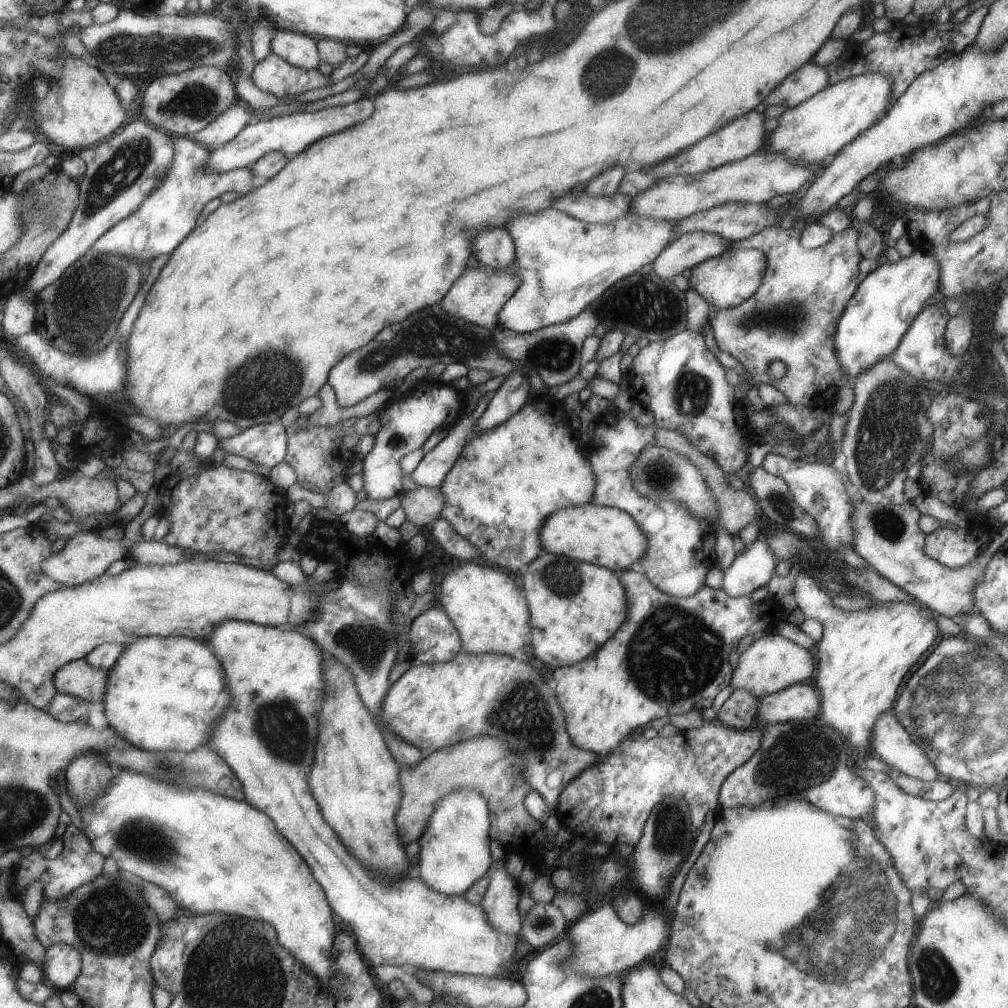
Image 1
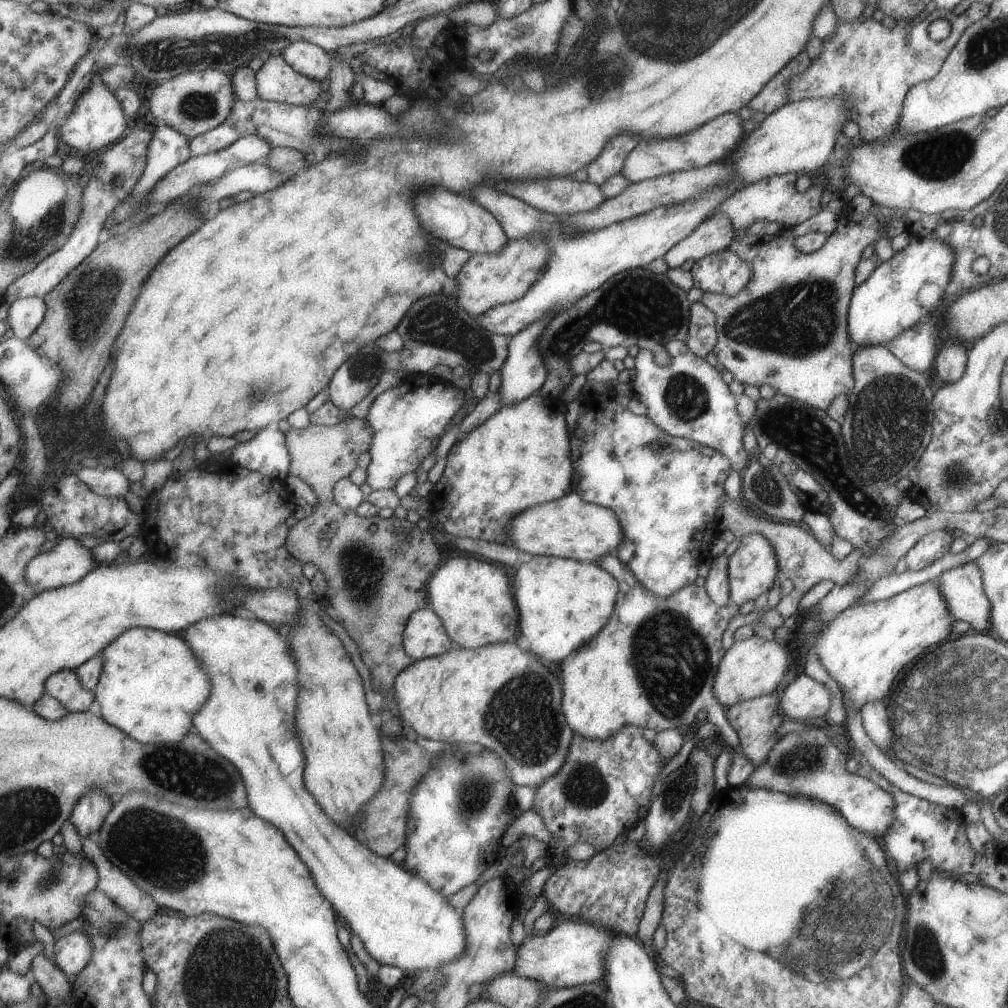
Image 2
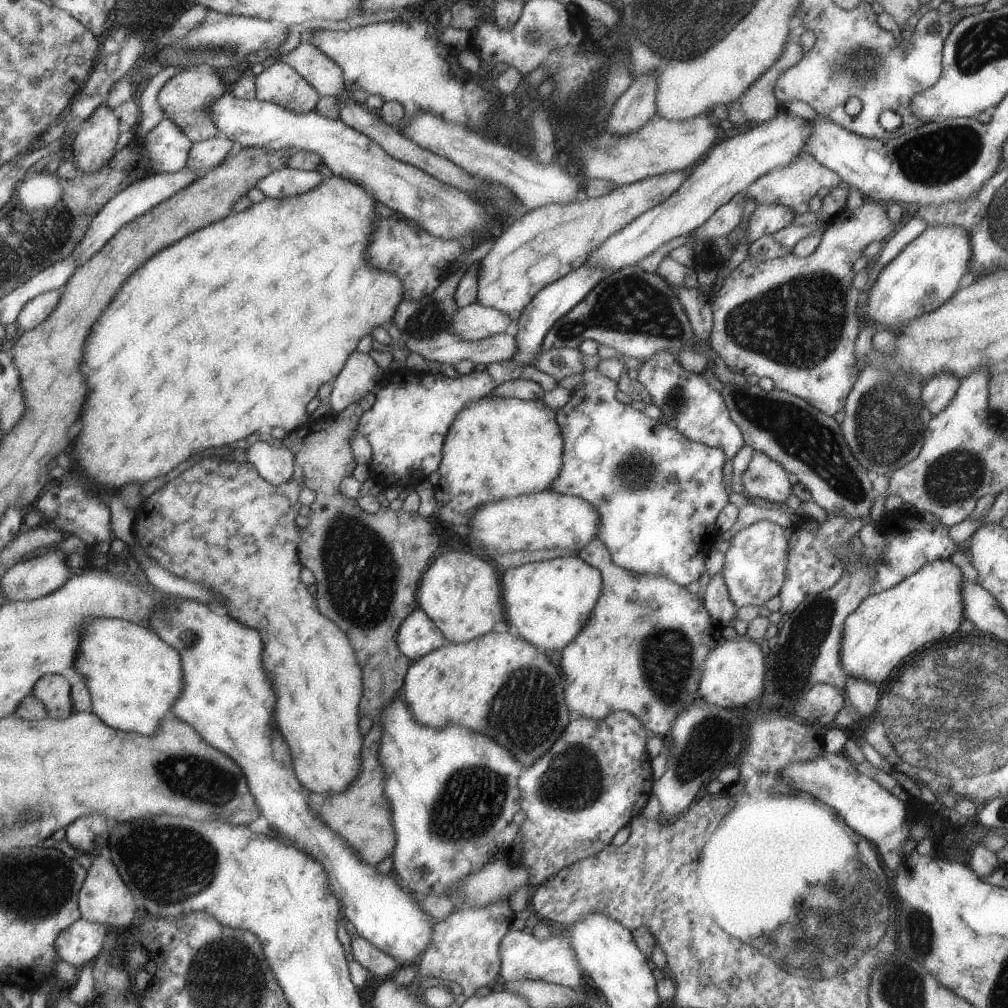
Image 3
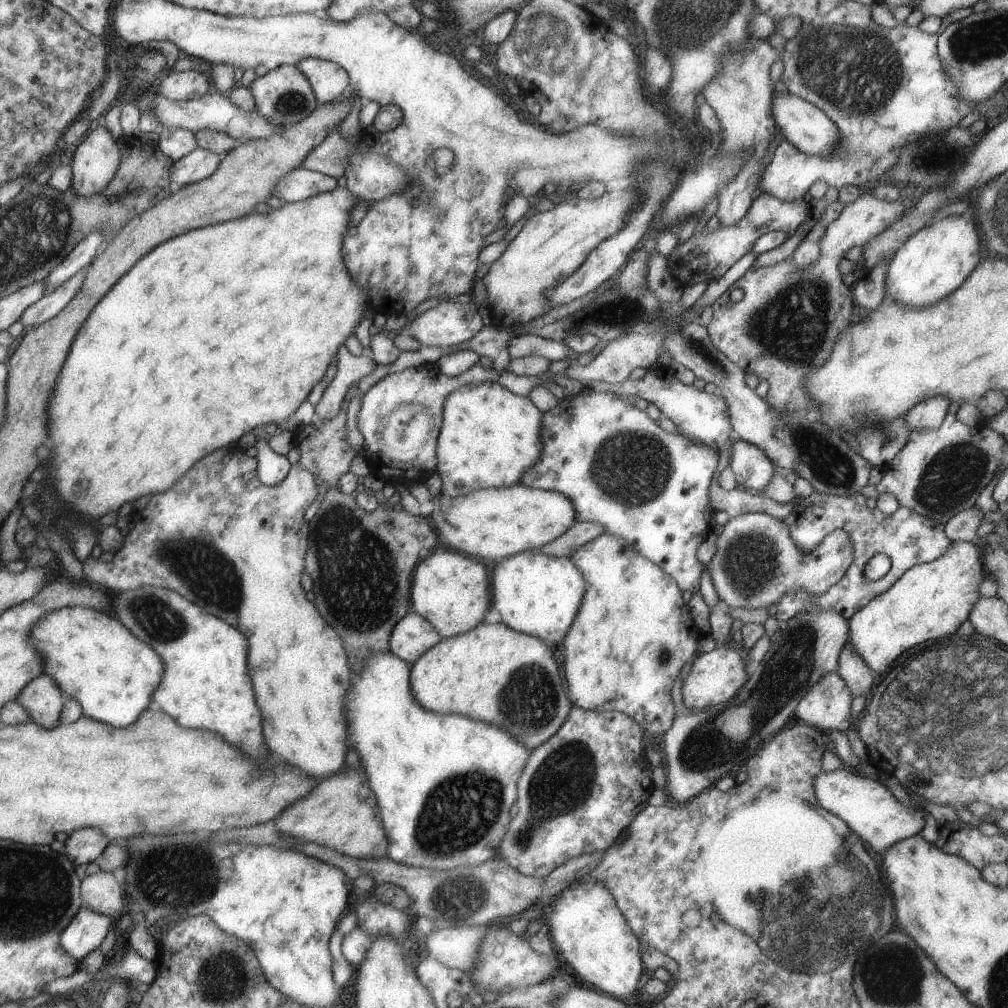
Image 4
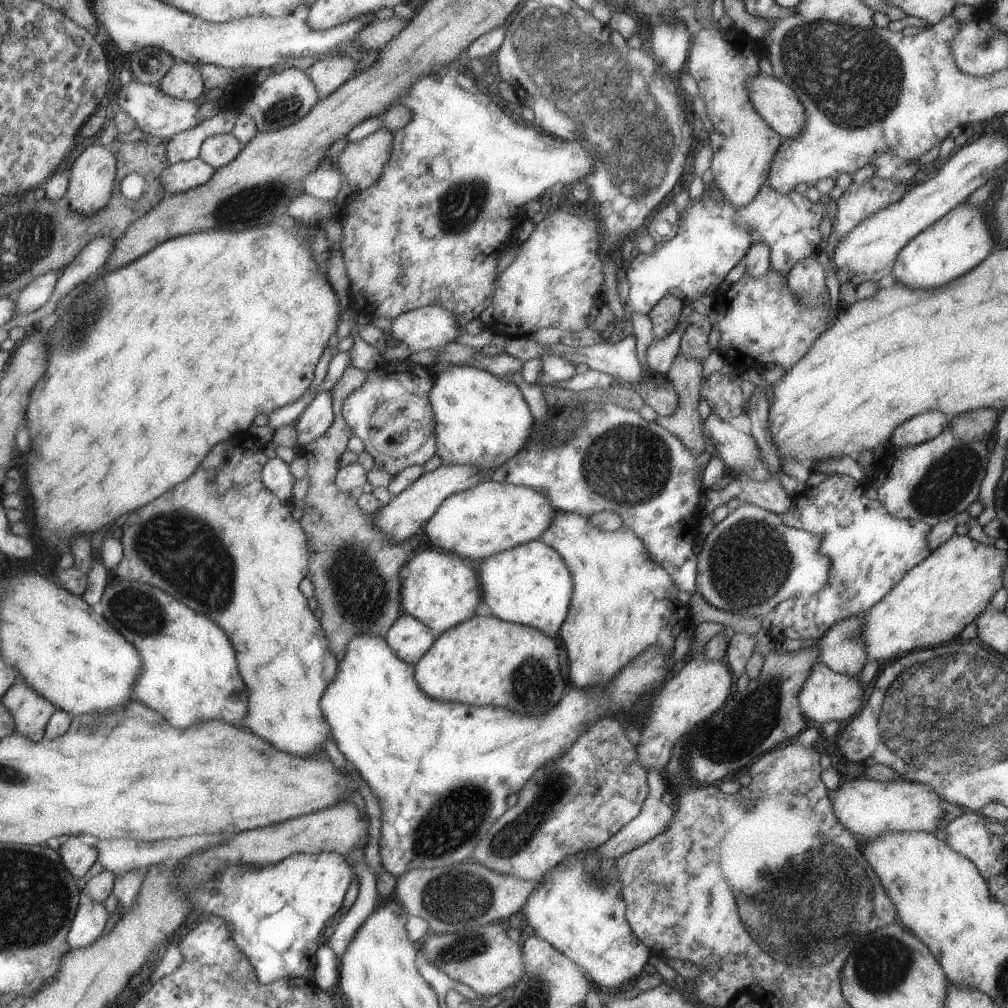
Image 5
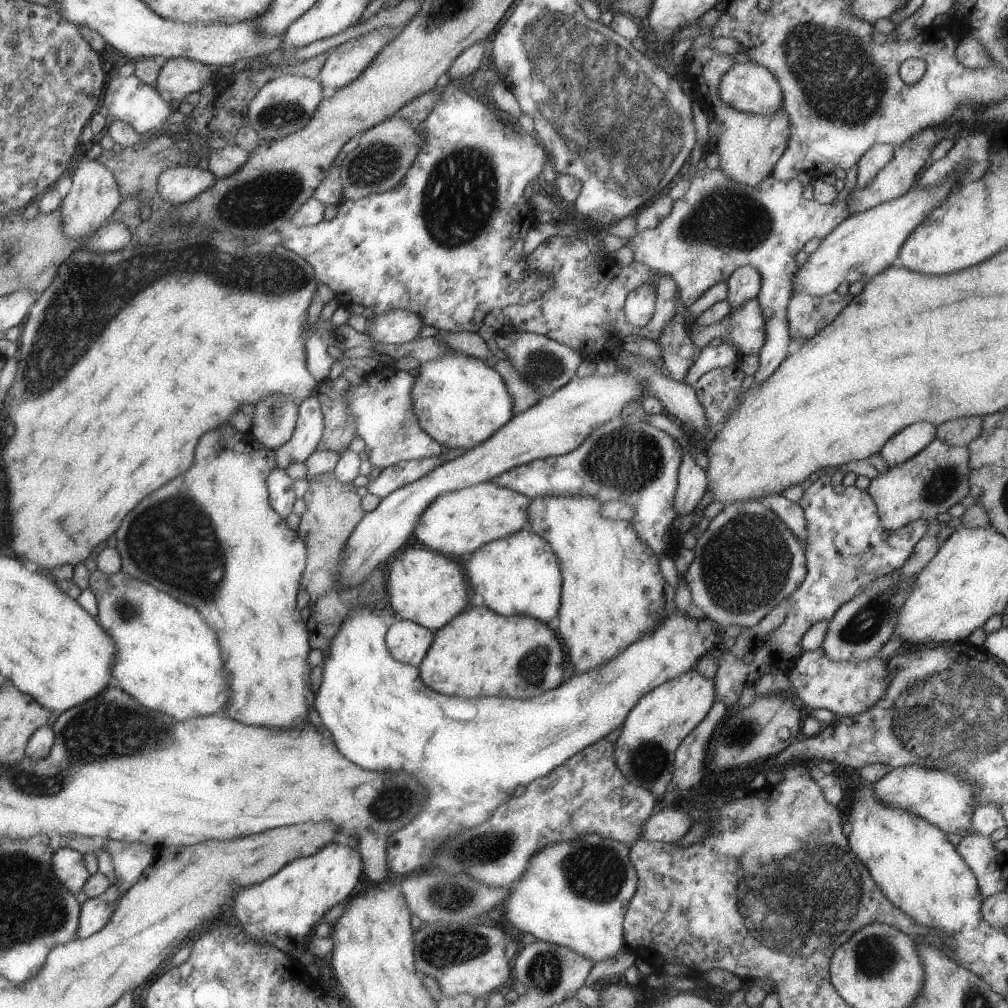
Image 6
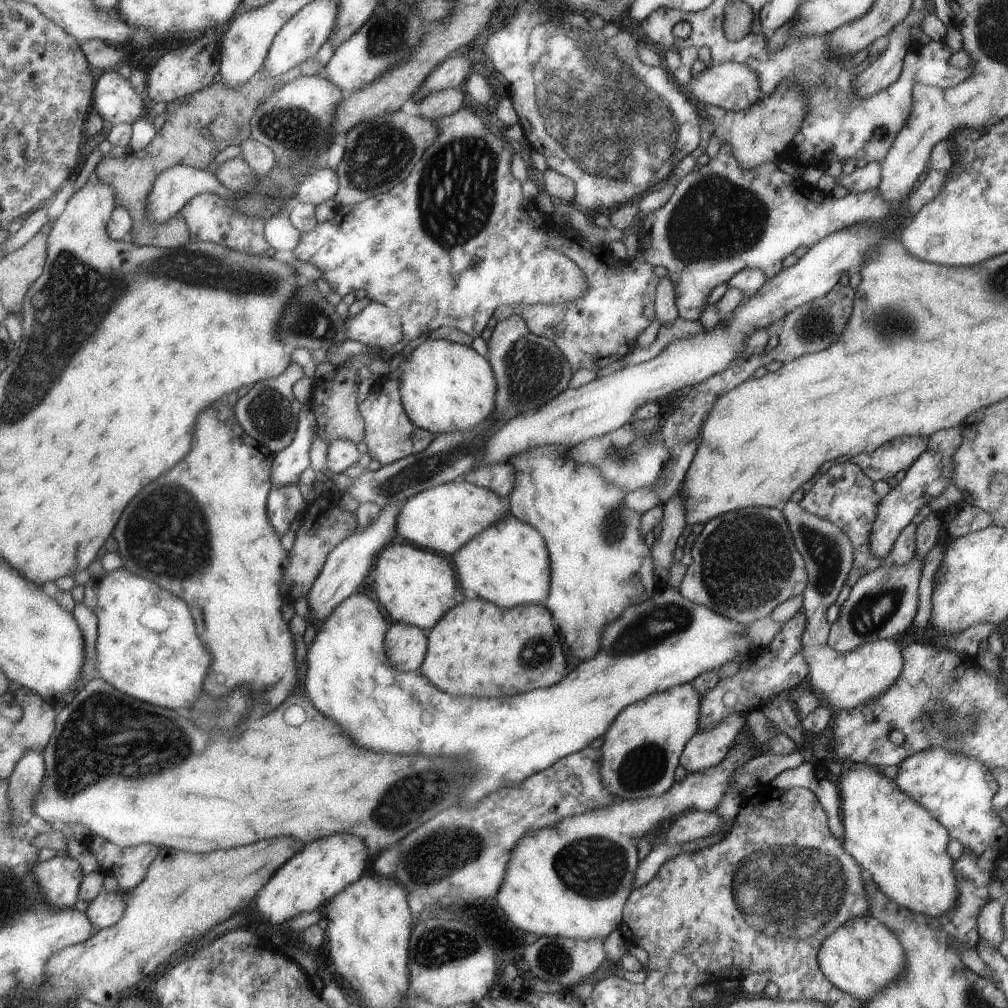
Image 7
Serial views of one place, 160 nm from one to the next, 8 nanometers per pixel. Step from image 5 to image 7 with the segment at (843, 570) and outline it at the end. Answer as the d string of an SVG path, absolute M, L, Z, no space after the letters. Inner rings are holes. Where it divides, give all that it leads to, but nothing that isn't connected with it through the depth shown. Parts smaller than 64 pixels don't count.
M846 458L835 462L826 472L823 472L811 486L811 489L805 492L803 498L798 502L798 505L804 511L815 515L818 519L830 520L836 527L845 532L852 544L852 565L835 600L839 606L842 602L845 602L854 582L857 582L864 574L881 567L905 565L914 557L916 526L911 522L894 540L887 556L877 558L869 552L868 534L875 520L878 502L880 501L871 484L873 484L873 481L866 474L863 474L863 471L855 463L847 461ZM802 610L795 613L785 625L779 630L774 638L769 642L767 647L757 649L756 654L759 658L755 658L752 663L748 663L747 670L739 670L734 676L725 679L719 679L719 682L700 698L699 718L697 723L697 731L708 731L712 729L719 721L722 721L727 715L731 713L745 714L752 709L757 709L765 704L765 702L772 696L783 691L790 691L797 685L801 685L807 681L808 666L805 662L802 653L802 634L806 627L806 619Z

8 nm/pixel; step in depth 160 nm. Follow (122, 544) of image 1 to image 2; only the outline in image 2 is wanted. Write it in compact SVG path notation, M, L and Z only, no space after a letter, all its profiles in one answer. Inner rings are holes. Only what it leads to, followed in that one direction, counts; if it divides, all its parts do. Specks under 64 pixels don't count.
M69 535L58 538L56 545L46 552L37 553L25 565L23 574L27 584L34 591L46 591L77 582L97 563L91 558L89 549L84 548L78 540Z

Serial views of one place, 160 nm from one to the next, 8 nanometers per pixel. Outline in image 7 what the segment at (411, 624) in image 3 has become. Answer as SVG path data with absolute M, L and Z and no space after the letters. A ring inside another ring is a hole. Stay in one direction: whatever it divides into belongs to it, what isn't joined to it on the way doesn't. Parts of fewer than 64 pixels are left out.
M393 623L384 634L384 651L388 663L401 672L415 671L426 653L423 629L405 623Z

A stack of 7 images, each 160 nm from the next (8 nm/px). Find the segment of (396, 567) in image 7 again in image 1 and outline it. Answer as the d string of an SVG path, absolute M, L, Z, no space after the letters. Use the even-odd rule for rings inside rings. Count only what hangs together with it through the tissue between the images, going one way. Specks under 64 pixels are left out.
M461 562L460 566L449 568L441 586L439 586L439 604L447 613L447 618L458 632L461 652L469 654L497 653L512 657L519 648L532 641L528 621L527 604L524 592L515 586L514 574L499 567L489 568L481 562Z

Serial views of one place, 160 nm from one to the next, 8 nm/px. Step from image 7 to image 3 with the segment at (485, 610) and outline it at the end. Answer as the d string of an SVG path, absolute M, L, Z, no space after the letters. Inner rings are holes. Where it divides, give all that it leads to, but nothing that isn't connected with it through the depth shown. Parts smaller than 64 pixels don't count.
M491 631L463 643L447 643L407 667L401 696L412 717L423 726L461 725L495 738L525 768L549 750L569 720L561 678L543 654L545 651L507 631Z

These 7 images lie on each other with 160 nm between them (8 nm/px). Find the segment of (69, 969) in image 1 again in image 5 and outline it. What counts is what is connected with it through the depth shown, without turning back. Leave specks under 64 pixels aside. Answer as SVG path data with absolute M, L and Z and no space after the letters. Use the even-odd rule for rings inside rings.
M82 900L76 910L66 941L70 948L79 948L91 944L99 935L103 934L107 911L102 903Z

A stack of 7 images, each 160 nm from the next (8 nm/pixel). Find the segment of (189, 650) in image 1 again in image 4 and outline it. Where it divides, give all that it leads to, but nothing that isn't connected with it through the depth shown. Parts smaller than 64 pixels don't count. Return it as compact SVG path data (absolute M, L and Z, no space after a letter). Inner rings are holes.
M75 605L75 606L62 606L58 609L46 612L40 620L37 619L28 630L29 634L27 637L28 645L35 650L40 656L42 661L42 673L47 675L61 691L63 698L73 698L77 704L79 704L82 715L84 717L92 718L93 720L104 722L105 724L111 725L113 728L123 728L128 724L131 724L137 715L147 708L149 704L152 690L159 684L160 678L163 672L163 663L159 660L158 655L150 646L147 646L144 642L141 642L138 638L135 638L114 616L103 613L100 610L95 610L86 606Z

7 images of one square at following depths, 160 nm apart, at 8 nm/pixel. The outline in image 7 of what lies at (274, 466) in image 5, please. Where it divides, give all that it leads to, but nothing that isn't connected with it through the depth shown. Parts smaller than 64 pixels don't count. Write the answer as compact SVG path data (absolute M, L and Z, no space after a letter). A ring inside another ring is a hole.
M297 485L269 489L266 498L267 520L279 538L289 530L293 518L303 514L306 506Z

